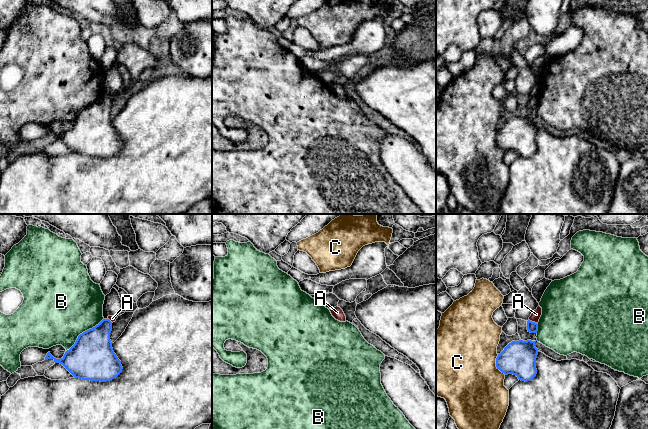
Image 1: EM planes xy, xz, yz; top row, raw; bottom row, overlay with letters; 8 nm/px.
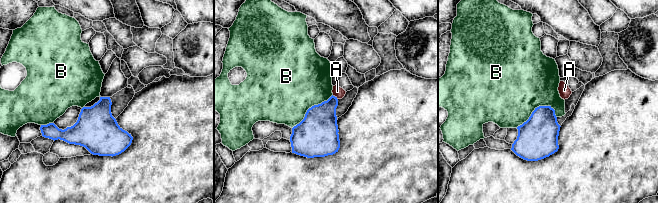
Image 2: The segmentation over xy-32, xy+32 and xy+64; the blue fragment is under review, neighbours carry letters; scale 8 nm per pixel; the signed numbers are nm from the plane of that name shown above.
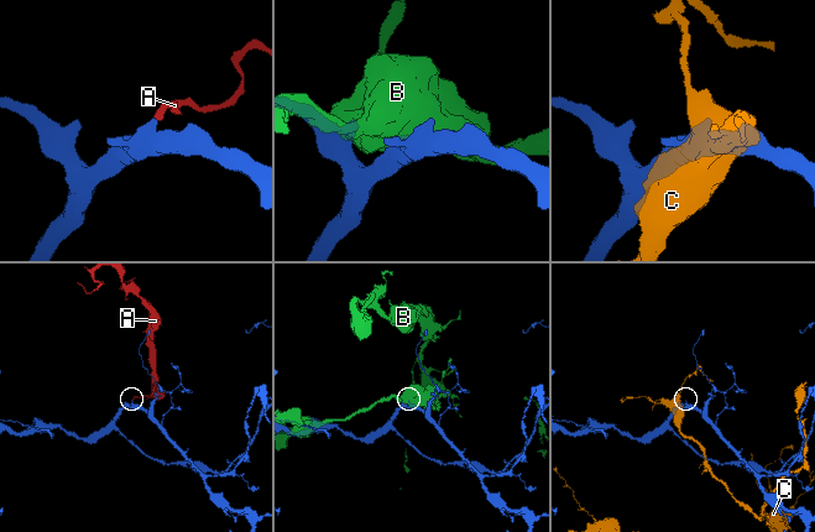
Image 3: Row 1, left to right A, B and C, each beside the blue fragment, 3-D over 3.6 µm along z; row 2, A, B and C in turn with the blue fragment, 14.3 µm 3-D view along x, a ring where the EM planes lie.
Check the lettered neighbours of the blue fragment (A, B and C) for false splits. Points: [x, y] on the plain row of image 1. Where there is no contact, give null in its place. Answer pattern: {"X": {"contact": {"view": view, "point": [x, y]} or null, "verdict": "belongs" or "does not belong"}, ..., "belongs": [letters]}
{"A": {"contact": {"view": "yz", "point": [533, 98]}, "verdict": "does not belong"}, "B": {"contact": {"view": "xy", "point": [83, 108]}, "verdict": "does not belong"}, "C": {"contact": {"view": "yz", "point": [496, 141]}, "verdict": "does not belong"}, "belongs": []}

